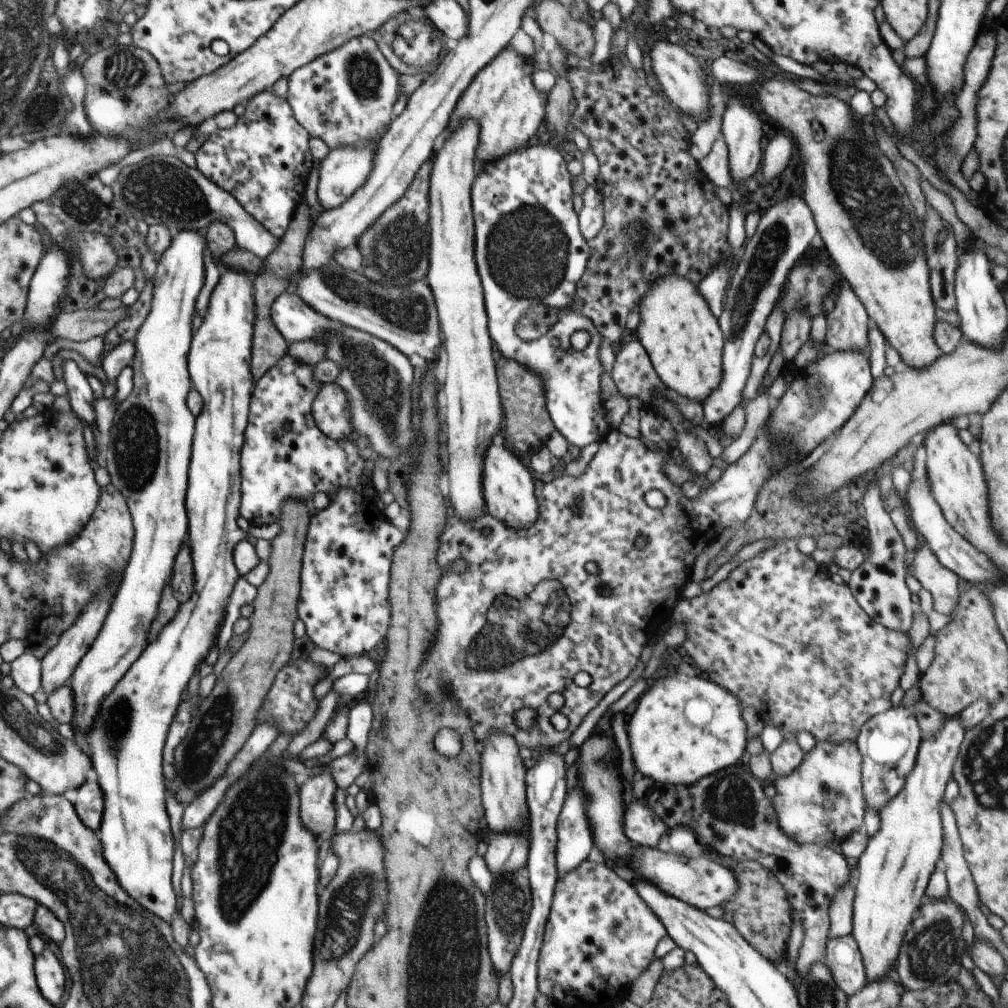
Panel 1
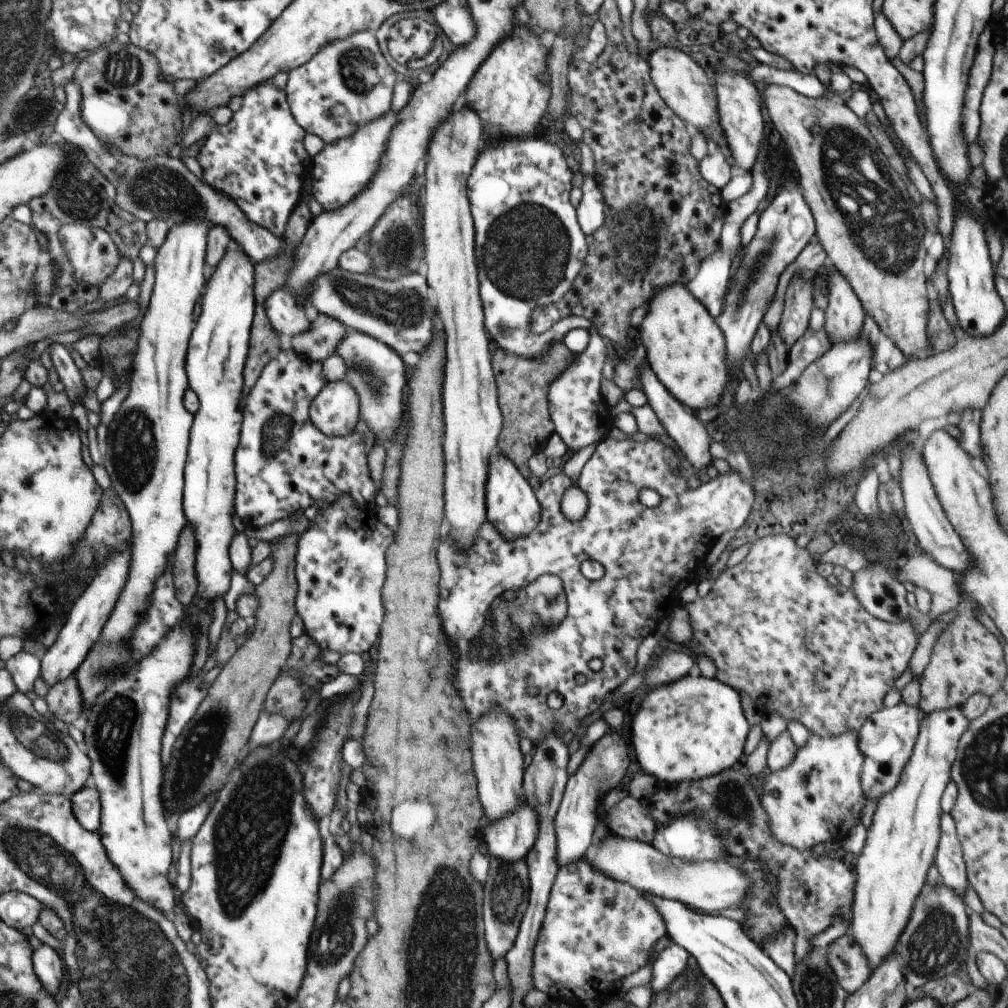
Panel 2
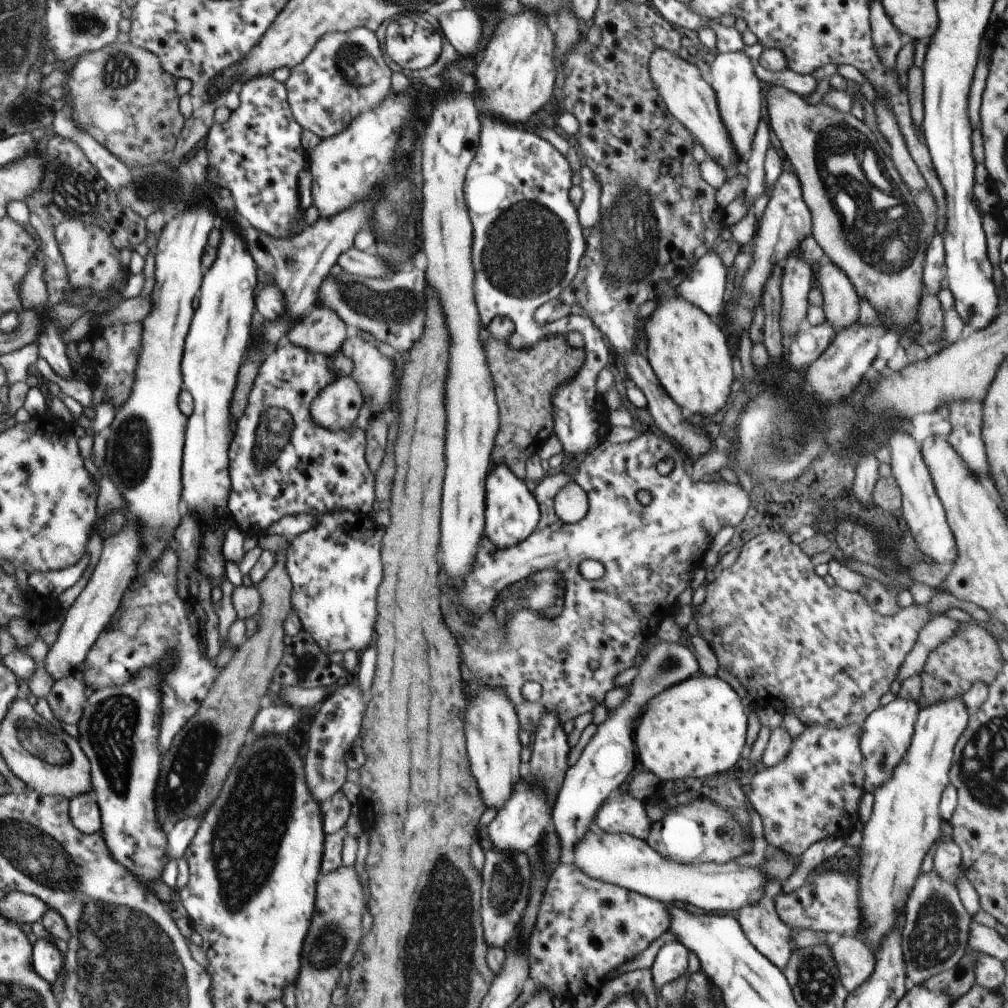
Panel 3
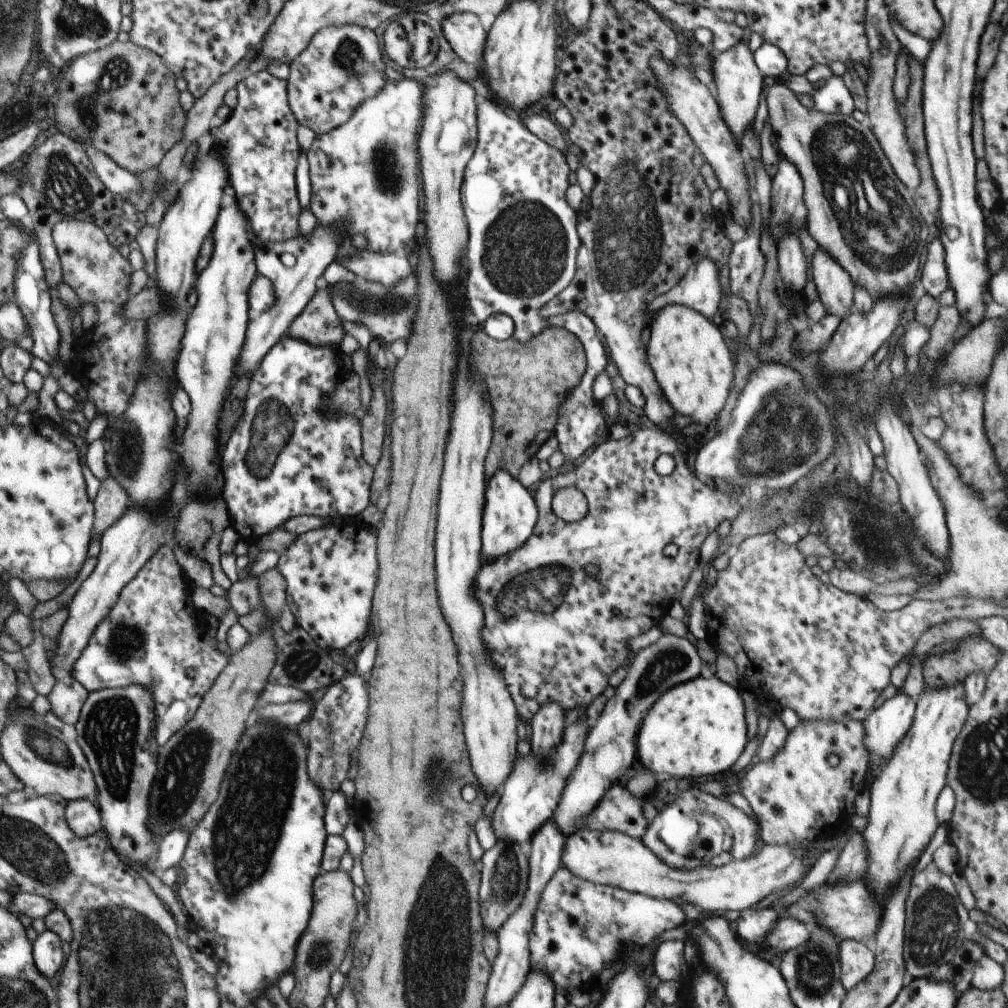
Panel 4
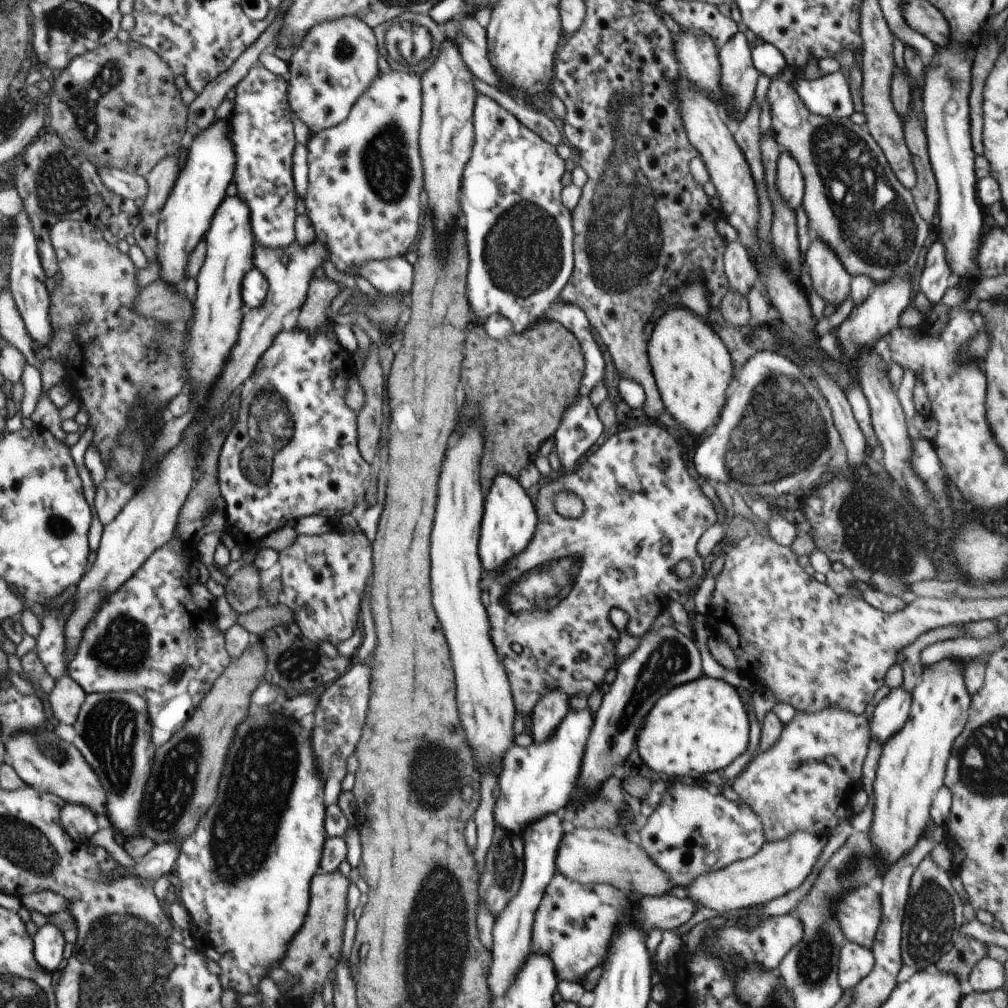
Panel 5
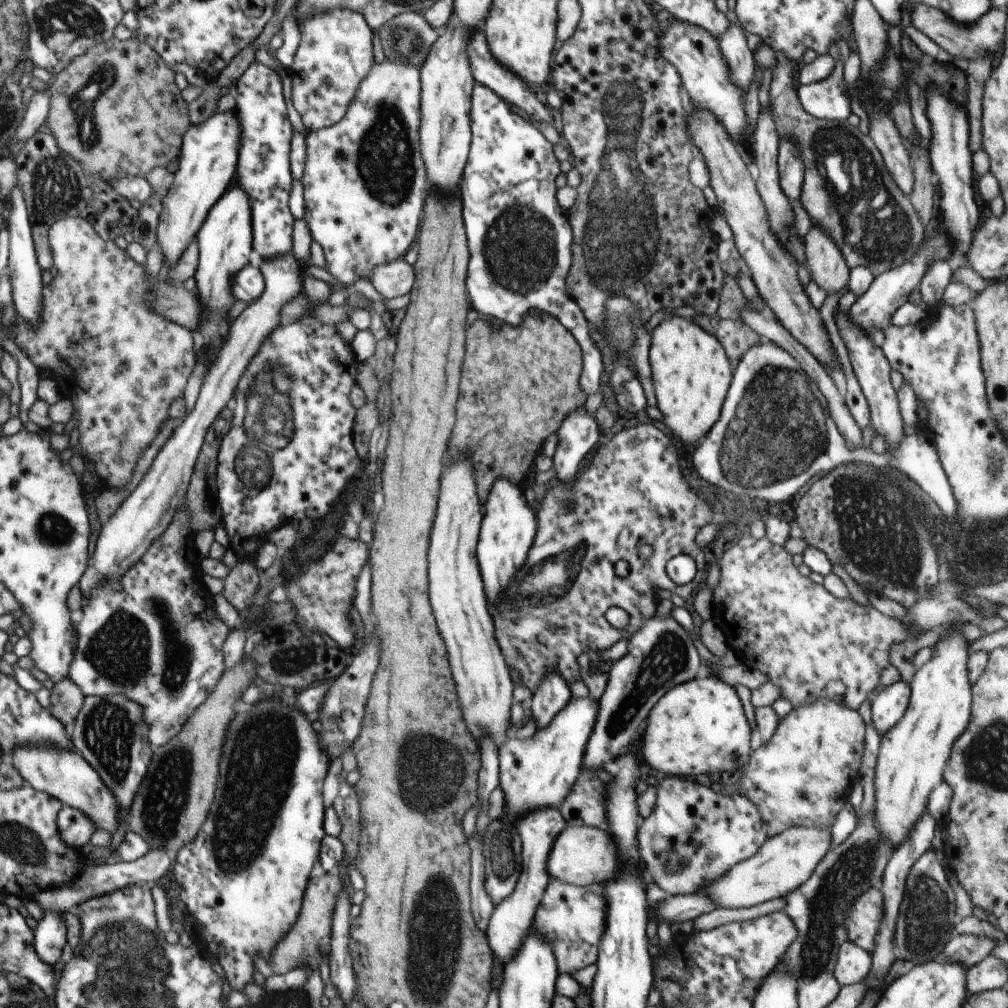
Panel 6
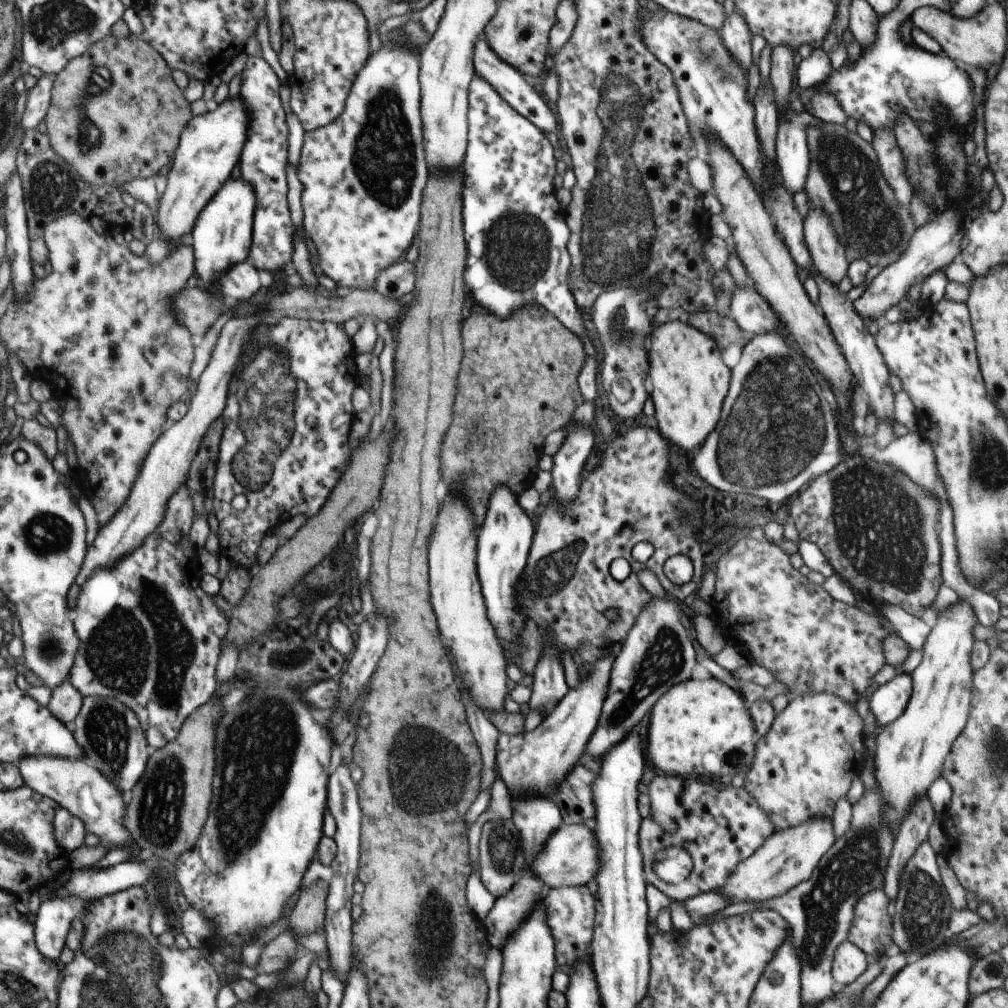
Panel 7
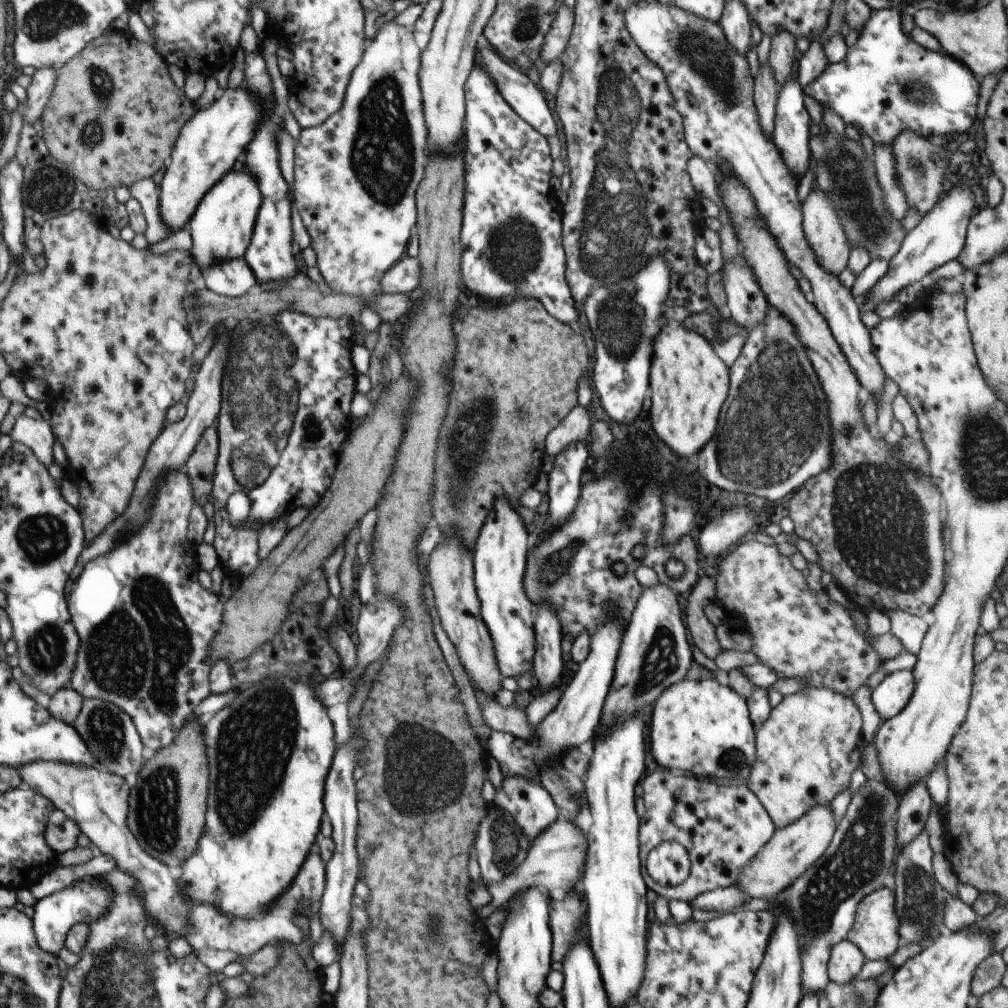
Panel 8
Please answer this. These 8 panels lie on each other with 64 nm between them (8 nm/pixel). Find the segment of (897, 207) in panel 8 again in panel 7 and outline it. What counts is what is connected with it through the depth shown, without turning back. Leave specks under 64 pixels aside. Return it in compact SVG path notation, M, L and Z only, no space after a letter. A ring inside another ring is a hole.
M893 128L874 130L872 144L878 158L876 164L882 170L888 186L894 190L898 204L909 206L913 188L906 178L906 162L904 162Z

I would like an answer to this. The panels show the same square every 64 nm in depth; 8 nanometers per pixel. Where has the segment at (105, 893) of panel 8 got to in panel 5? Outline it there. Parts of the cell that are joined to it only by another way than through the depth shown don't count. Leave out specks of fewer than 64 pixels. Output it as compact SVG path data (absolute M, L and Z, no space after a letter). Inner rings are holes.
M47 922L37 930L35 936L36 962L44 967L44 970L52 970L58 973L56 968L62 962L62 948L64 948L64 937L55 923Z

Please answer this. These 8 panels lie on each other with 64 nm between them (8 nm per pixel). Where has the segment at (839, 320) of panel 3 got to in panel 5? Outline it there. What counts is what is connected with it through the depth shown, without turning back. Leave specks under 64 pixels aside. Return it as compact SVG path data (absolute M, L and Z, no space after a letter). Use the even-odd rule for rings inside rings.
M812 236L803 261L808 264L814 290L822 296L826 305L832 304L838 310L851 295L853 276L842 266L834 250L816 236Z

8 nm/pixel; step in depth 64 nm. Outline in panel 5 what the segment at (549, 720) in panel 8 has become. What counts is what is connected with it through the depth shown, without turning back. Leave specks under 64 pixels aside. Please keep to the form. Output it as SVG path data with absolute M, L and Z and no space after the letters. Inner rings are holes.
M588 708L578 712L570 710L560 726L556 726L554 734L544 742L533 741L527 748L516 743L510 746L510 750L502 756L502 772L498 781L500 796L495 800L493 810L496 825L520 837L532 822L568 804L568 798L580 776L582 754L592 728L592 720L594 718Z

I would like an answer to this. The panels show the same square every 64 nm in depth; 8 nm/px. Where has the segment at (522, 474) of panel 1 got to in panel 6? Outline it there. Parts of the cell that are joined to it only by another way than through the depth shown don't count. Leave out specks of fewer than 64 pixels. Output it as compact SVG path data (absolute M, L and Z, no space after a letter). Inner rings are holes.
M500 478L493 484L483 510L477 544L477 559L485 597L490 604L496 606L506 586L514 582L512 580L514 574L526 564L526 556L528 556L528 550L532 546L537 531L536 516L526 502L524 488L514 486L512 482L504 478Z

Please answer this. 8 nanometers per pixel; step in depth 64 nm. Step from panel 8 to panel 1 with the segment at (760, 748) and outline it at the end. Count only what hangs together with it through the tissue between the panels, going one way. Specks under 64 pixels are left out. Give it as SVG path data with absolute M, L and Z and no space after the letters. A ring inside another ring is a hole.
M816 741L802 764L792 774L776 778L773 786L776 796L771 798L776 820L782 832L796 842L842 842L854 832L864 829L867 804L861 782L862 756L855 742L836 744L834 741Z

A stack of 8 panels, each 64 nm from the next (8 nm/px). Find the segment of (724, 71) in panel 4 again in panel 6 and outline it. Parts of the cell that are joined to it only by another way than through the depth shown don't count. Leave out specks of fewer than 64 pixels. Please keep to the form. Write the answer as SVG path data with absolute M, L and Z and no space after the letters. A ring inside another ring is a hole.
M730 23L730 28L719 38L720 54L730 70L730 82L746 96L754 80L755 62L753 51L748 48L744 29Z

